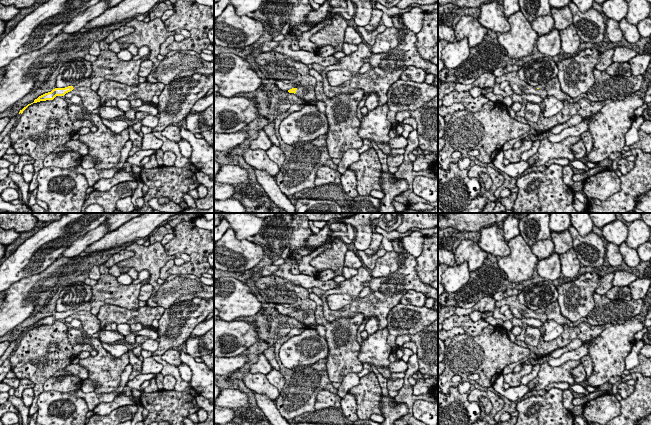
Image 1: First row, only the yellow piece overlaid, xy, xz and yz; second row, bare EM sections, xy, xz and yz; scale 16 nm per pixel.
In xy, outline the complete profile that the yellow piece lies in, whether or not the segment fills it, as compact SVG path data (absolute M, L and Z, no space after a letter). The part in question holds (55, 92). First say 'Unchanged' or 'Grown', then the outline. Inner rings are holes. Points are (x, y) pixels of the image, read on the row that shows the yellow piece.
Grown. M88 77L81 83L74 85L74 86L68 86L65 88L55 88L51 92L48 92L48 93L45 93L45 94L39 96L37 99L34 100L33 103L37 103L40 101L46 101L46 100L53 100L56 96L64 96L66 93L68 93L68 92L72 91L73 89L76 89L80 86L91 87L90 77Z

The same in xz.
Grown. M304 87L292 88L288 90L289 93L294 93L298 97L305 100L308 104L316 105L317 99L314 92L314 87L307 88L306 90Z

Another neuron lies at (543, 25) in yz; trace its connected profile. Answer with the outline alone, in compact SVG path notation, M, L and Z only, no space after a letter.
M552 15L537 17L531 22L532 28L537 32L538 36L546 35L554 29L554 19Z

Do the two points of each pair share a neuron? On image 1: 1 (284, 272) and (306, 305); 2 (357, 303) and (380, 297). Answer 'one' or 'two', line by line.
1: two
2: one

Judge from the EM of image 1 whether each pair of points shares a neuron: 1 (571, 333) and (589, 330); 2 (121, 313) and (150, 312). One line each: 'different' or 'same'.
1: same
2: same

